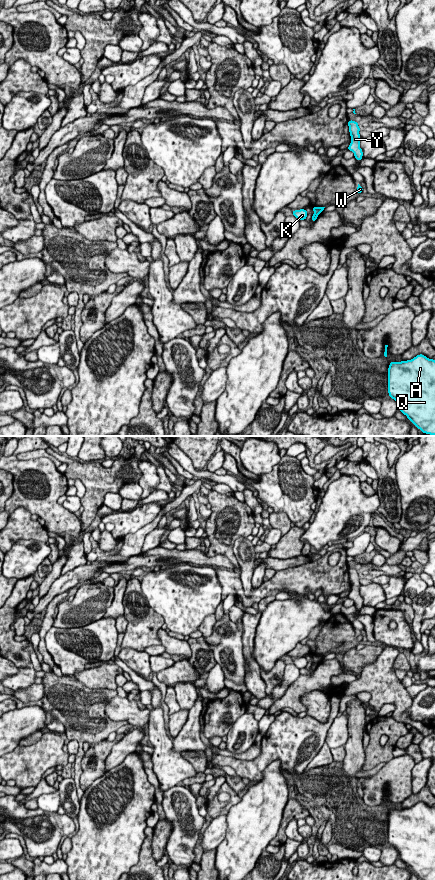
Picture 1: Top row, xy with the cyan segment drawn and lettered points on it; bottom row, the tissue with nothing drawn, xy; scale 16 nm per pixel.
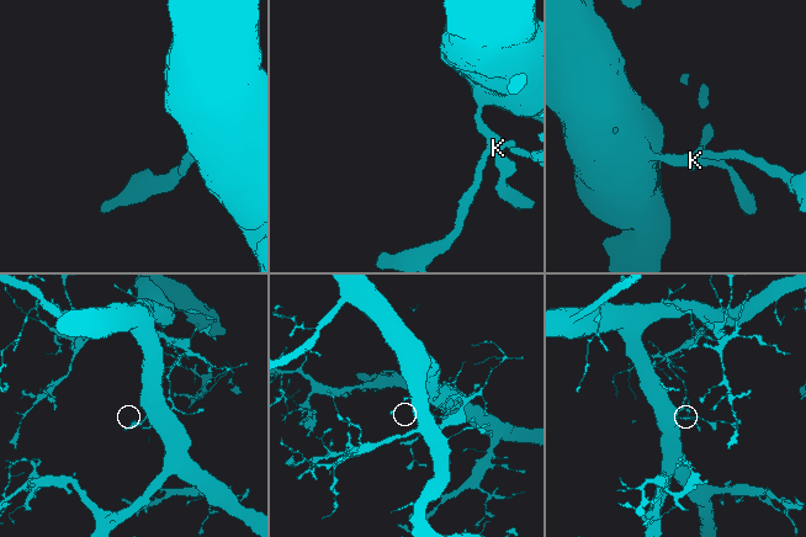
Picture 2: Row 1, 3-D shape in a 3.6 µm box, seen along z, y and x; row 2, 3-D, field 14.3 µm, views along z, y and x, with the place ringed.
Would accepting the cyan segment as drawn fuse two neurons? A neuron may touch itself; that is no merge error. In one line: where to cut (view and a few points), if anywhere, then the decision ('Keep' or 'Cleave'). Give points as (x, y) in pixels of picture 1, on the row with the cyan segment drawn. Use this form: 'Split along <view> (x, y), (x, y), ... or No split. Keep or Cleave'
Split along xy (314, 214), (317, 216). Cleave

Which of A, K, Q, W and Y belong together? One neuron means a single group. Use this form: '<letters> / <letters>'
A K Q / W Y

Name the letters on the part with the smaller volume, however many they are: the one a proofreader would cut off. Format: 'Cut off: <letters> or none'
Cut off: W, Y

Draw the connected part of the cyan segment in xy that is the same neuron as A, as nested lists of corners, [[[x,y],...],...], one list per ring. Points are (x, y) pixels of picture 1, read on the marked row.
[[[419,354],[411,360],[390,362],[388,394],[422,433],[435,435],[434,359]]]

